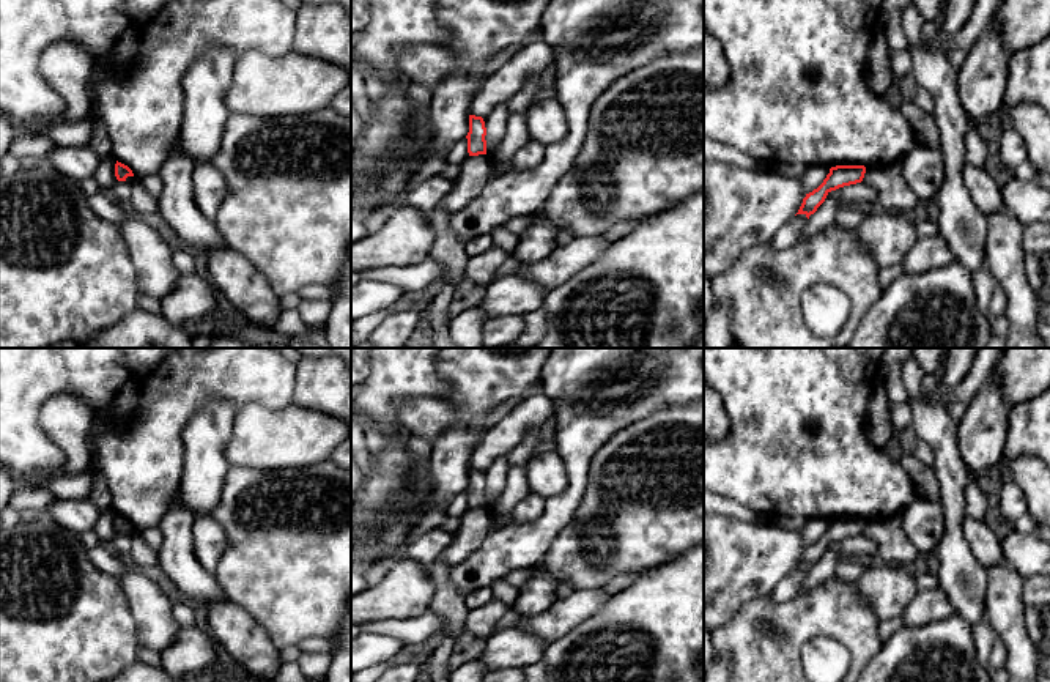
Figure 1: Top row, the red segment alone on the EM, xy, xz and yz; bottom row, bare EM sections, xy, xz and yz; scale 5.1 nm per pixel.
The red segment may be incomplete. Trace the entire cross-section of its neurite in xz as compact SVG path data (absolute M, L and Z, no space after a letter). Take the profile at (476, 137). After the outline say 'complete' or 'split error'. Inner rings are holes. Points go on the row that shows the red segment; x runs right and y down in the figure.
M469 115L468 153L469 156L486 154L486 128L482 117Z | complete

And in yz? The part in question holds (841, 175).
M864 165L831 167L823 183L812 192L806 194L797 214L804 214L809 219L809 216L817 211L817 208L825 202L826 195L831 191L861 183L864 173L866 173Z | complete

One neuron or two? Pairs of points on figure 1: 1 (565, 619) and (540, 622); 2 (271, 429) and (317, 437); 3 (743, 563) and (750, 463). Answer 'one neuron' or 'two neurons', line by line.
1: one neuron
2: one neuron
3: two neurons

